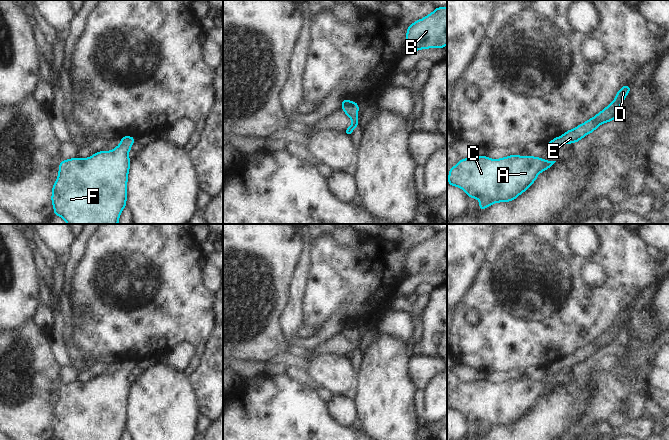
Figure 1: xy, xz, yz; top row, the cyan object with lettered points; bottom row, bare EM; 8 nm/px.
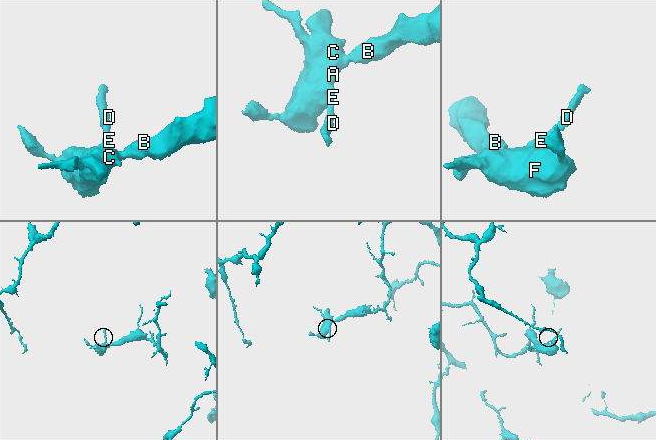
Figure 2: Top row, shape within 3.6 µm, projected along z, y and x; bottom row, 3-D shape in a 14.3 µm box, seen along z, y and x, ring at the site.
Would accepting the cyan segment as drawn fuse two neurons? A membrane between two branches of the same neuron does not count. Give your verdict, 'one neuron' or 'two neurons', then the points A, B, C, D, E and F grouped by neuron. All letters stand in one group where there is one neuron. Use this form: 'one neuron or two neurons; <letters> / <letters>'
one neuron; A B C D E F

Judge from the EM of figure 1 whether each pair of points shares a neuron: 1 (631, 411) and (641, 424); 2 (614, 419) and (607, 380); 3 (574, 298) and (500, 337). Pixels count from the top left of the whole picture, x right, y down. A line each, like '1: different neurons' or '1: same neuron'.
1: different neurons
2: different neurons
3: same neuron

